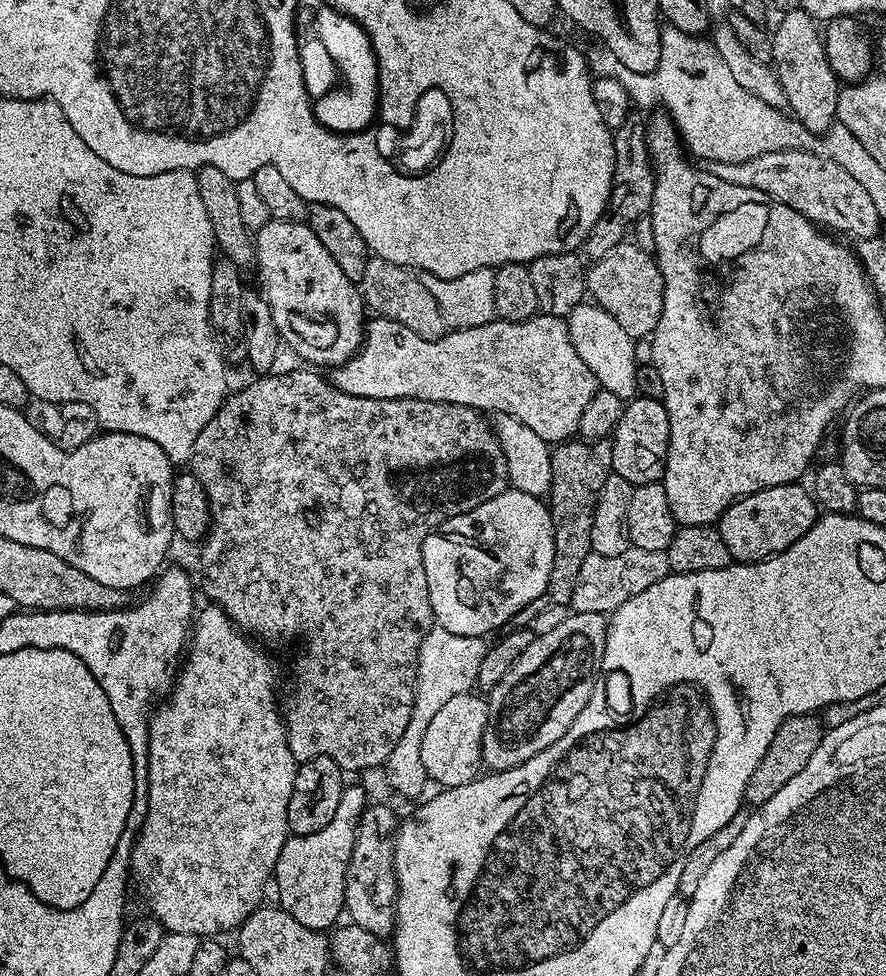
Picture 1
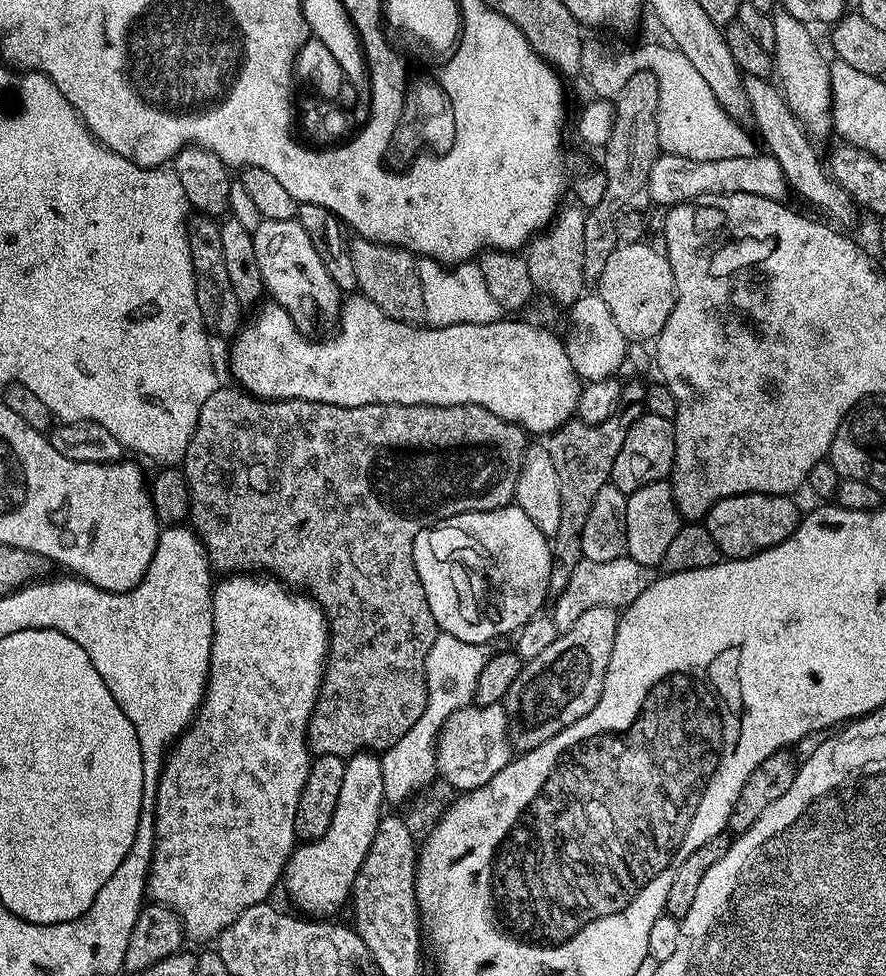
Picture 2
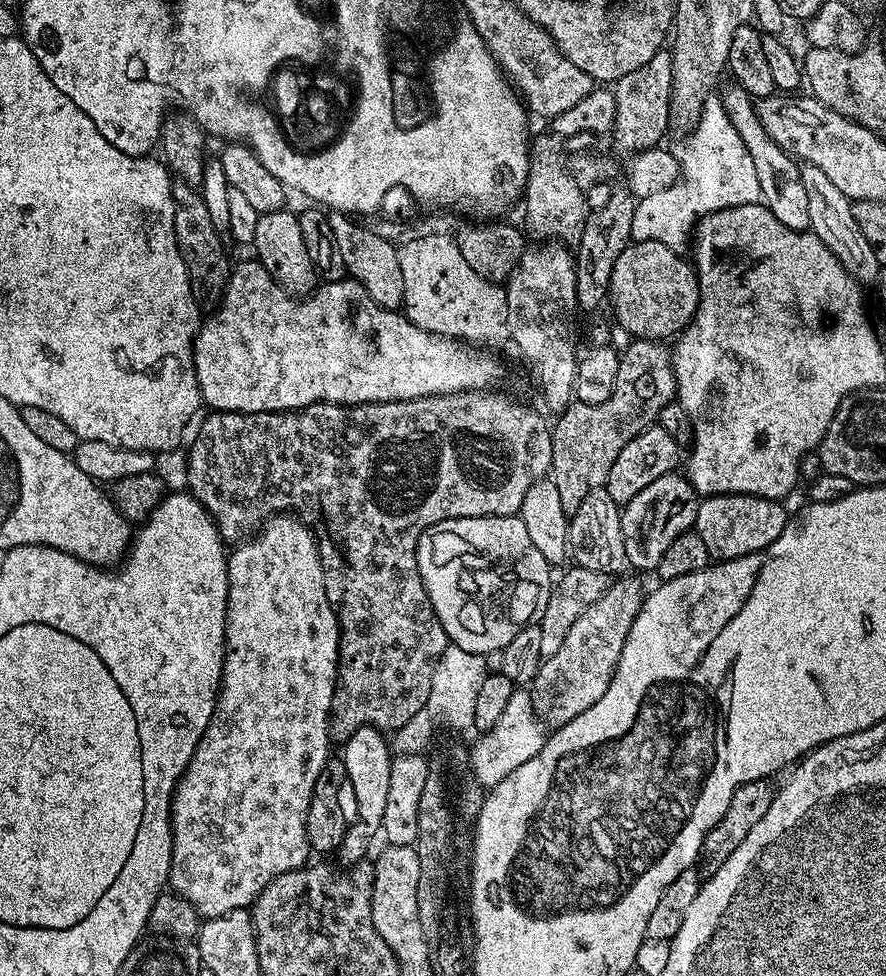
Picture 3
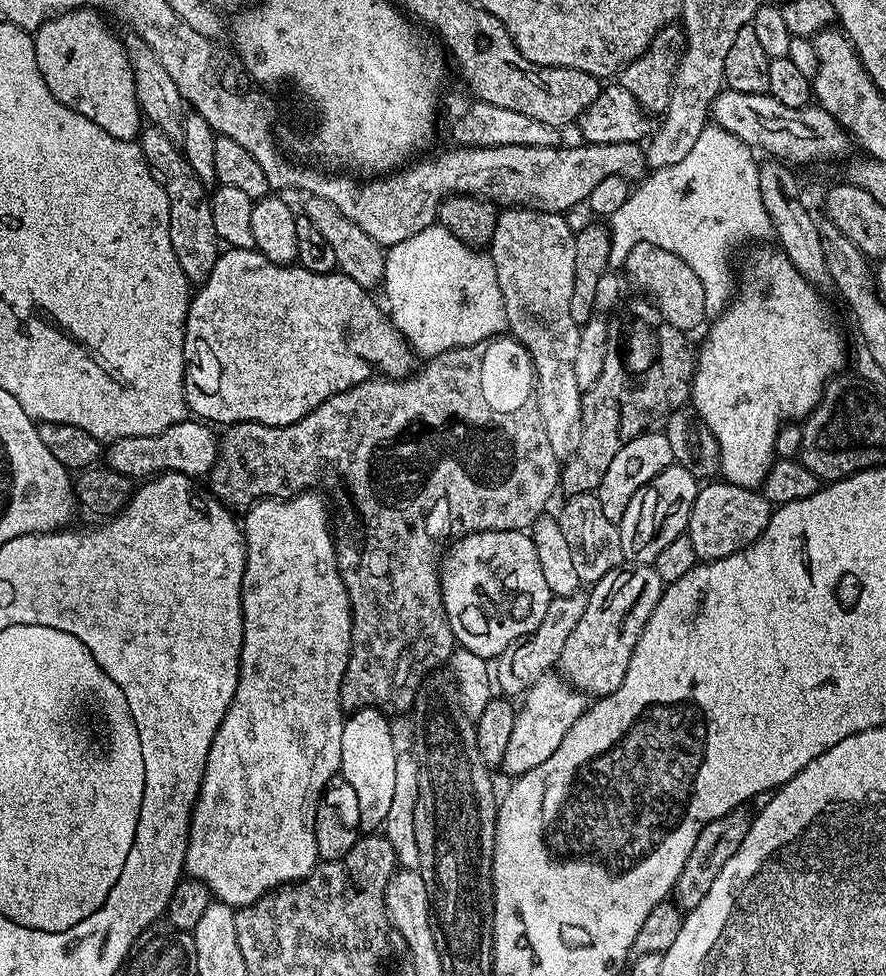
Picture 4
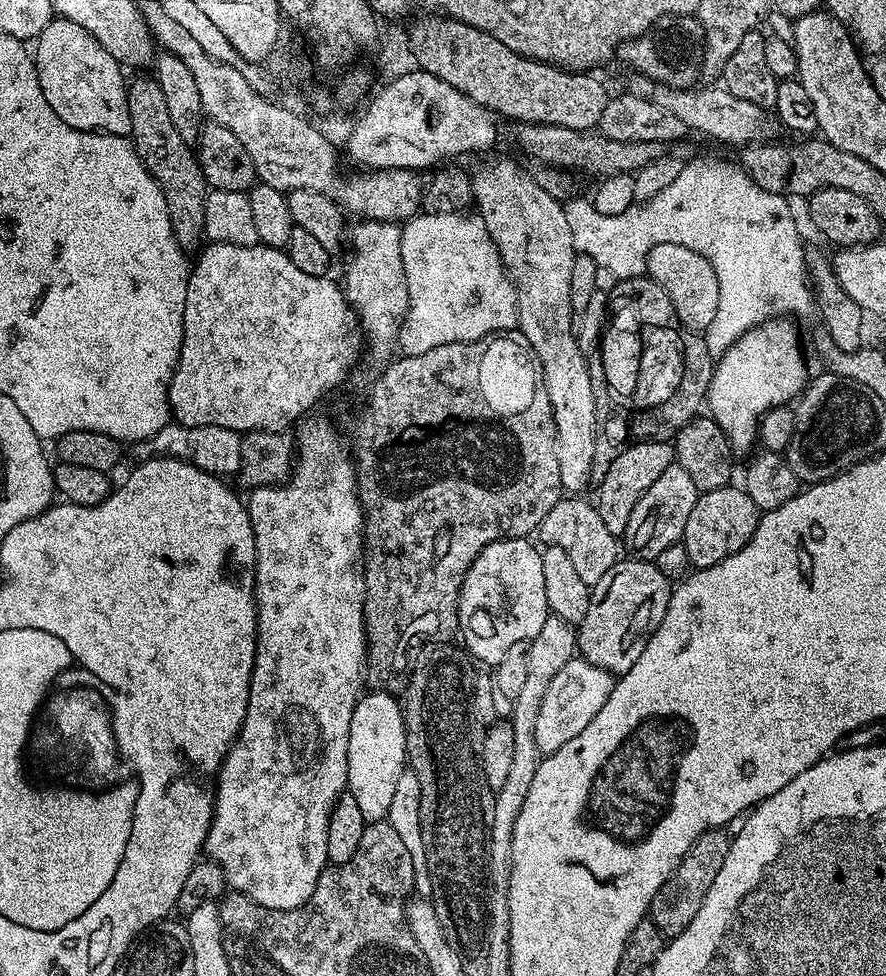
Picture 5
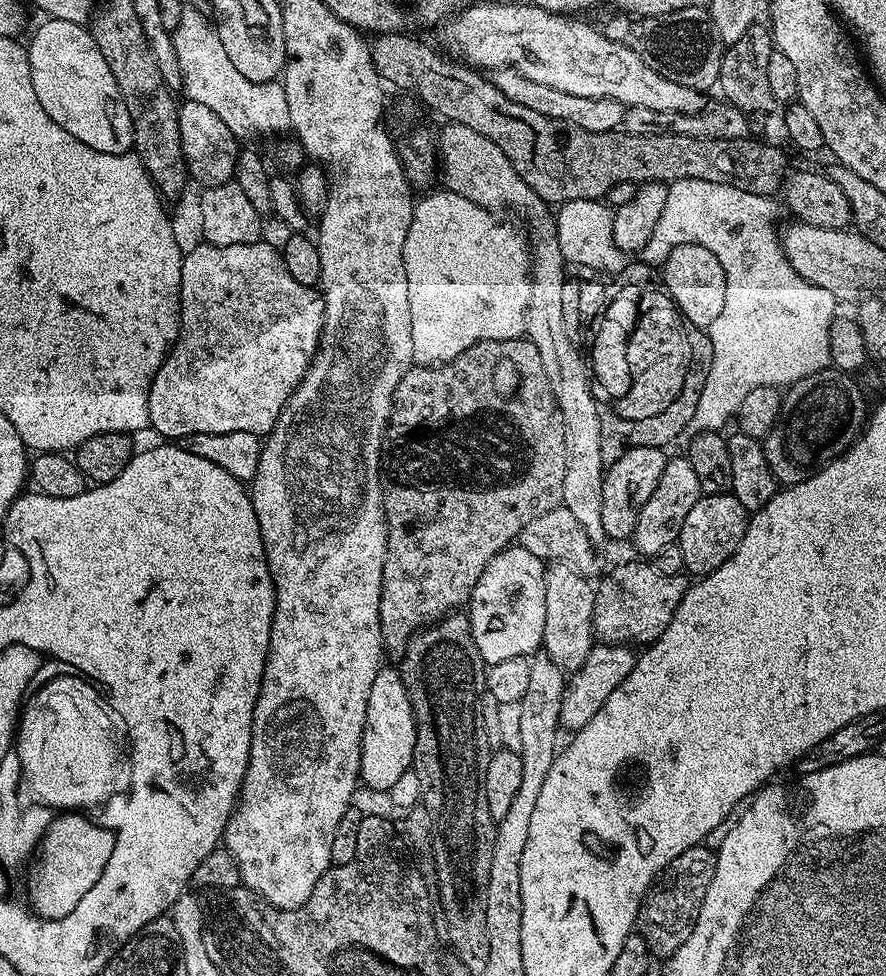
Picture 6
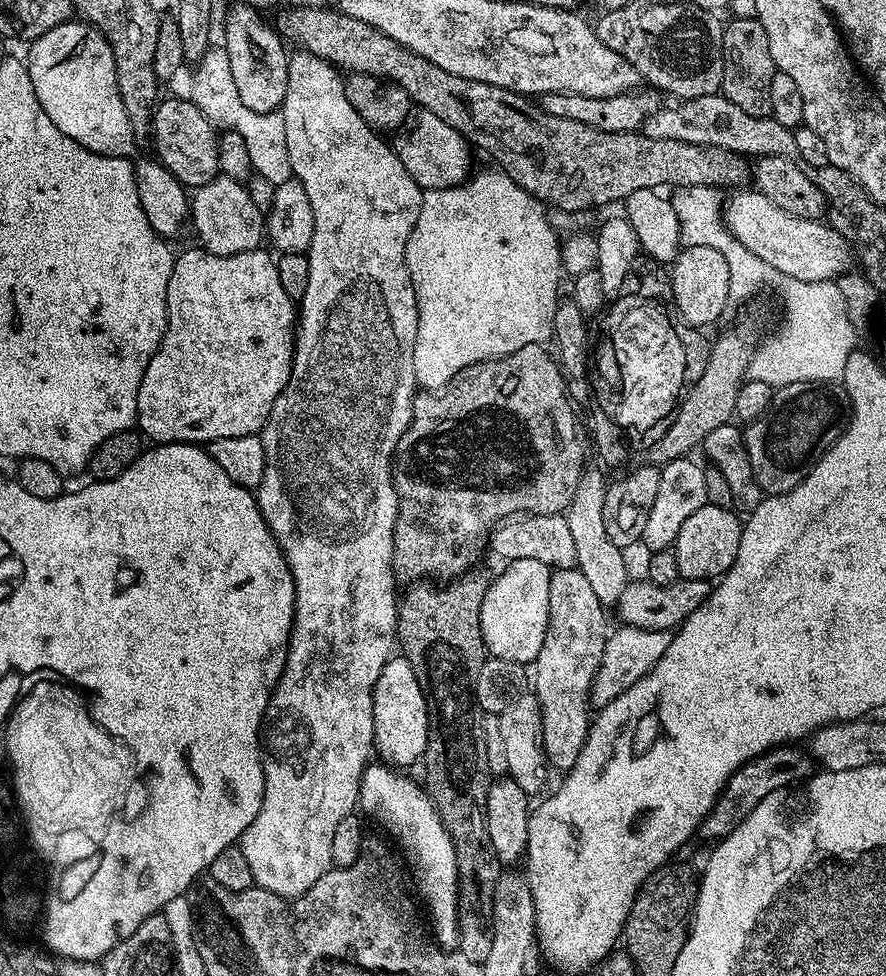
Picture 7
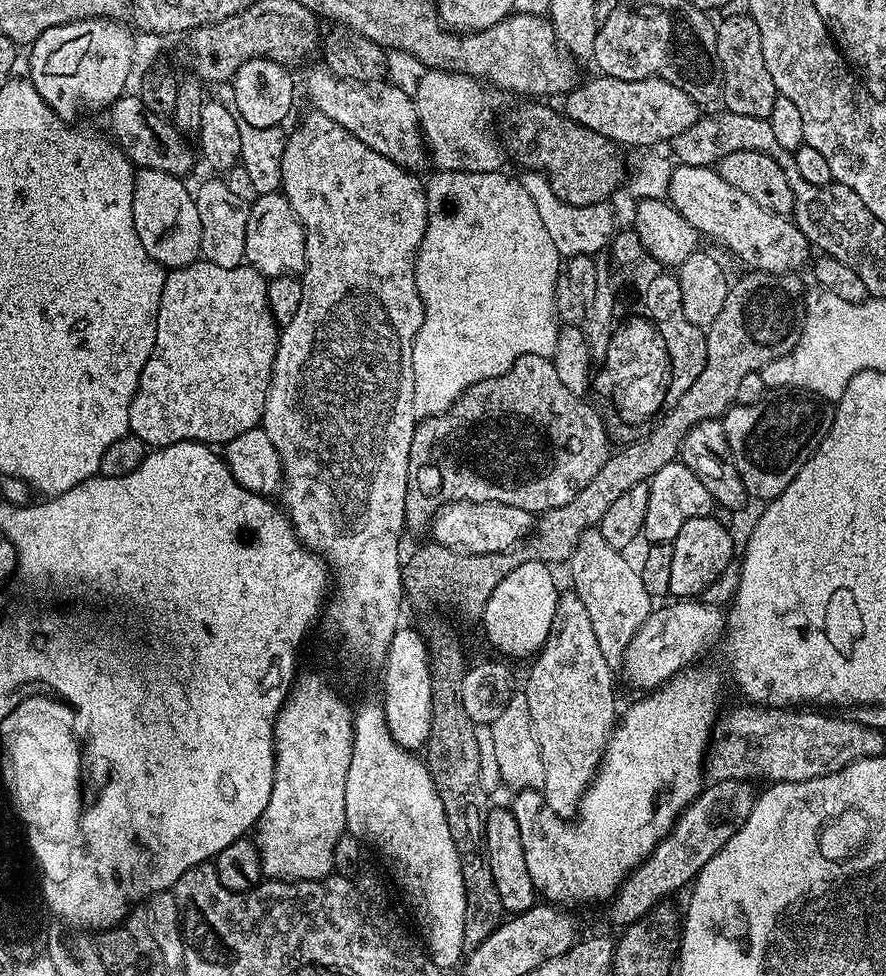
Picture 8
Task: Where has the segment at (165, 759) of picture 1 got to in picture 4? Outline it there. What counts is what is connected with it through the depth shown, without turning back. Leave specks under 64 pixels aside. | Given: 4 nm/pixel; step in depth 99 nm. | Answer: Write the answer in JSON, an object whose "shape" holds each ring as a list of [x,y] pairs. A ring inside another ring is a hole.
{"shape":[[[309,490],[291,498],[257,500],[243,513],[244,520],[242,516],[246,566],[240,587],[244,623],[240,677],[234,698],[226,710],[226,718],[222,718],[222,726],[218,726],[218,734],[214,734],[214,742],[206,758],[206,770],[202,774],[200,792],[196,795],[196,805],[192,811],[184,859],[187,875],[203,882],[219,903],[229,904],[234,910],[261,900],[267,892],[274,892],[281,886],[291,886],[304,880],[315,870],[318,863],[314,838],[316,807],[328,783],[338,775],[342,762],[342,726],[346,719],[346,710],[340,704],[340,691],[352,649],[352,607],[336,565],[336,541],[330,527],[330,508],[323,495],[316,495],[320,494]]]}

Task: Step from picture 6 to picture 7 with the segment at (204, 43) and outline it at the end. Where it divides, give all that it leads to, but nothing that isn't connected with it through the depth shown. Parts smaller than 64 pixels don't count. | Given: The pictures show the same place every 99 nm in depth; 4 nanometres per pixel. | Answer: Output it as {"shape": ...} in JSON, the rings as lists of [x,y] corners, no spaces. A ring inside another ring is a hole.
{"shape":[[[209,47],[195,68],[190,93],[192,103],[198,105],[202,114],[206,114],[217,126],[223,125],[224,116],[232,116],[231,131],[246,138],[246,151],[250,153],[253,173],[261,175],[275,186],[292,178],[292,167],[286,150],[286,122],[280,111],[255,112],[250,110],[250,106],[242,106],[242,98],[238,98],[238,90],[234,87],[234,74],[230,74],[230,58],[223,47]]]}

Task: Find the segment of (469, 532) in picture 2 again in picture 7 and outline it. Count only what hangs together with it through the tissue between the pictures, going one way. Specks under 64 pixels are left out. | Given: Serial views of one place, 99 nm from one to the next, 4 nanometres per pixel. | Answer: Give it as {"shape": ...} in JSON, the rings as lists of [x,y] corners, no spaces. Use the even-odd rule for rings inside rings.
{"shape":[[[534,558],[514,560],[505,563],[503,567],[504,573],[489,583],[482,598],[480,625],[484,646],[489,657],[528,666],[538,658],[538,650],[542,650],[542,642],[546,638],[546,626],[550,614],[550,578],[553,569],[542,562],[534,562]]]}

